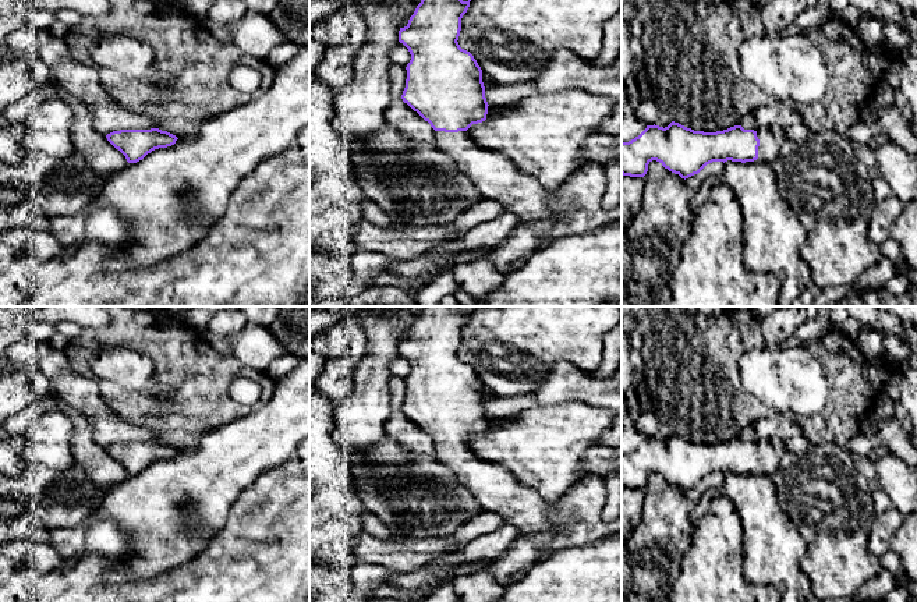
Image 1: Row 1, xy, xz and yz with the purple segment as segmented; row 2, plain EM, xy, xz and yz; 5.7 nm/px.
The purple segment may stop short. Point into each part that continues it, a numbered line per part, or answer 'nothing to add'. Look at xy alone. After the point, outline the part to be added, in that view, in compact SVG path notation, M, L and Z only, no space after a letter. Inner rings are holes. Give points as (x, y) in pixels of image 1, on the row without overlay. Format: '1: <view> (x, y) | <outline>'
nothing to add

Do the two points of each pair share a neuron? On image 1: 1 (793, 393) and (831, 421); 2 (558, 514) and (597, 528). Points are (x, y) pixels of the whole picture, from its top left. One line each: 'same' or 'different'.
1: different
2: same

